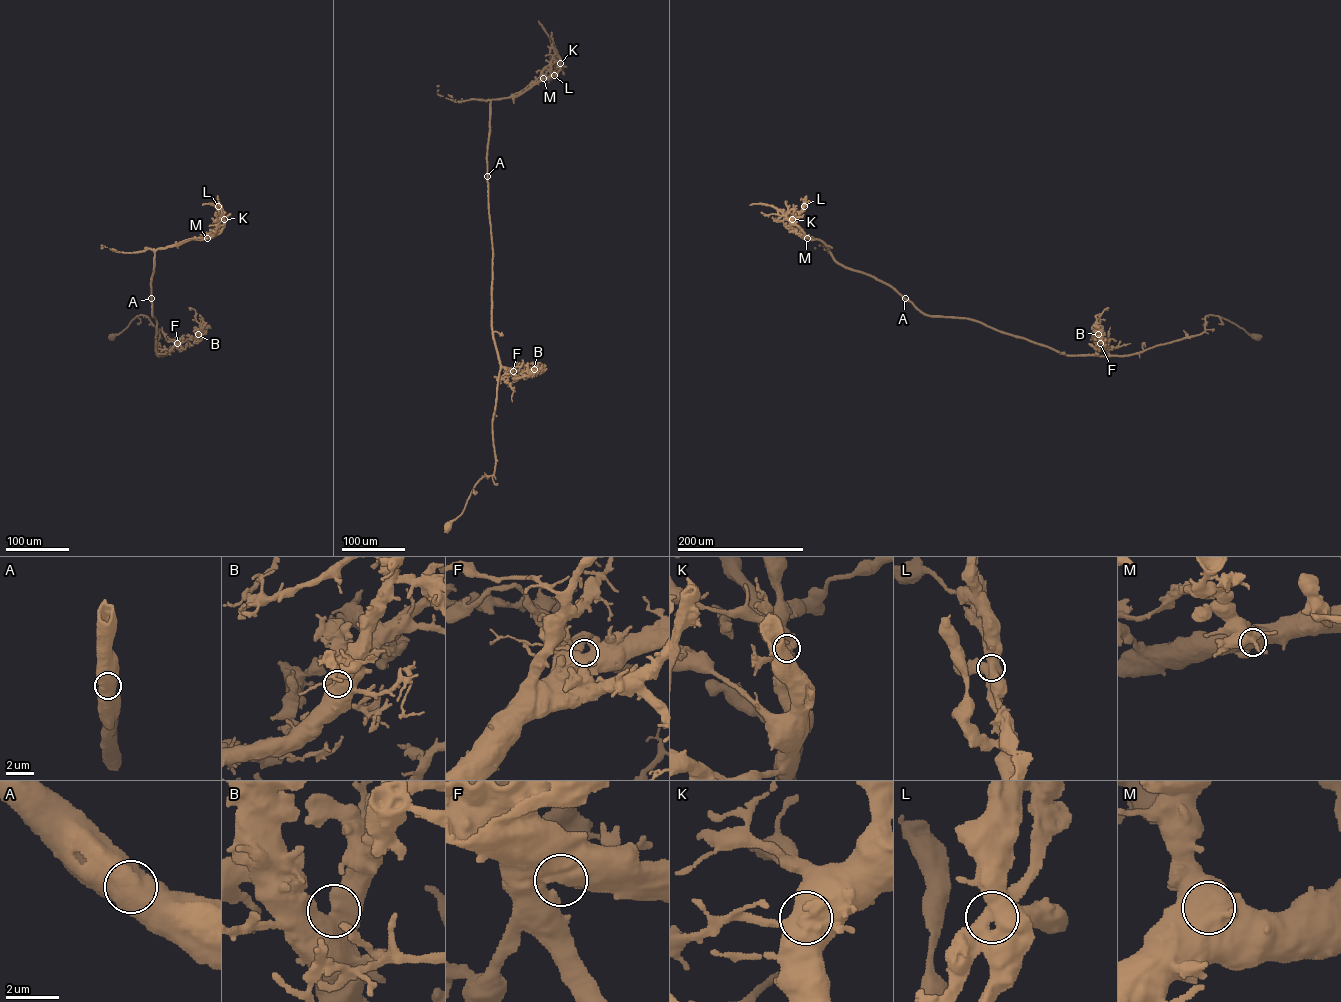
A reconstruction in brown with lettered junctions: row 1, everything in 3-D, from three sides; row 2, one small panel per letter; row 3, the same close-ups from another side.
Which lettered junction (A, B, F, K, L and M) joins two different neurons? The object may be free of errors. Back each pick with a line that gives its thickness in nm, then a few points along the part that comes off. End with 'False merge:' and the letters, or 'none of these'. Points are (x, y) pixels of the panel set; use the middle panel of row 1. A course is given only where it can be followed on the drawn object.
L: Thickness 750 nm. Course of the part to remove: (554, 75), (556, 56), (538, 78), (508, 97)
False merge: L

